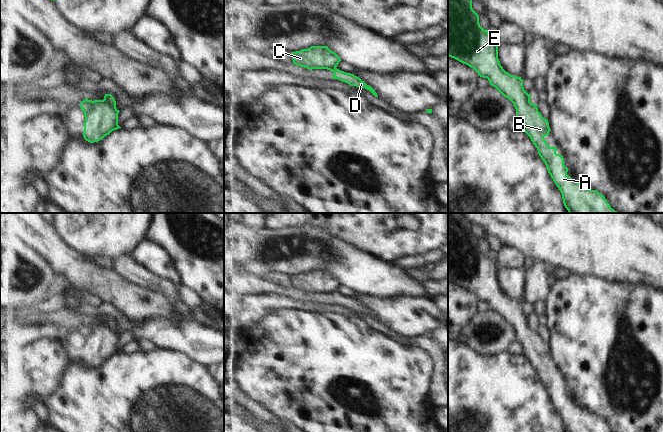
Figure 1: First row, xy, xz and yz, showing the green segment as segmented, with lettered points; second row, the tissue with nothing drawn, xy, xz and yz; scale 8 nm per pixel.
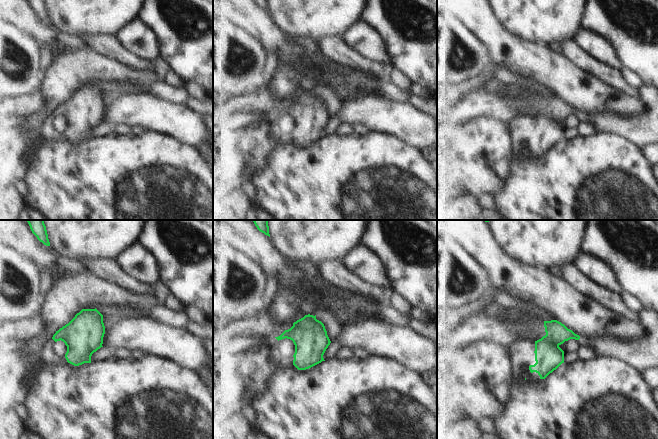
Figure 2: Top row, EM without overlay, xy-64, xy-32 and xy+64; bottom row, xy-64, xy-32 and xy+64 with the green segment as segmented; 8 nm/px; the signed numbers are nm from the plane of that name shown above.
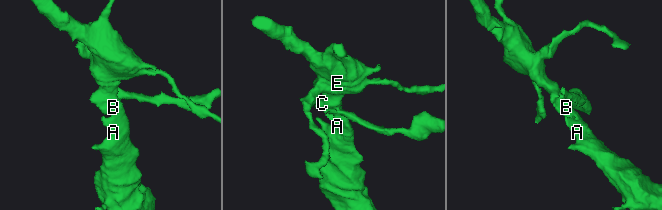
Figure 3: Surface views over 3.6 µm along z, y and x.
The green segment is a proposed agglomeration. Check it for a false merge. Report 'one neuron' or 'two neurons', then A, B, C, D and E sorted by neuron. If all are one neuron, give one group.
two neurons | A B C E / D

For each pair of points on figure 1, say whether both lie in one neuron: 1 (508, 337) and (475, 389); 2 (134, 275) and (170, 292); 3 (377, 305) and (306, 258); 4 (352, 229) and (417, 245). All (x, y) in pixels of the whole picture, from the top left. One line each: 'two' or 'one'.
1: two
2: one
3: two
4: one

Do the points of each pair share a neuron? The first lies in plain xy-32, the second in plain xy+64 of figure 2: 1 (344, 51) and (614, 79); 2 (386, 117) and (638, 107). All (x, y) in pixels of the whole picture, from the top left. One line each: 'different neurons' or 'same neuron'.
1: same neuron
2: different neurons

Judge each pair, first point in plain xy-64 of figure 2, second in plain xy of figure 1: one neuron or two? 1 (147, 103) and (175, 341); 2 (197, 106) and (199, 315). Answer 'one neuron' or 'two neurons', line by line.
1: one neuron
2: one neuron

